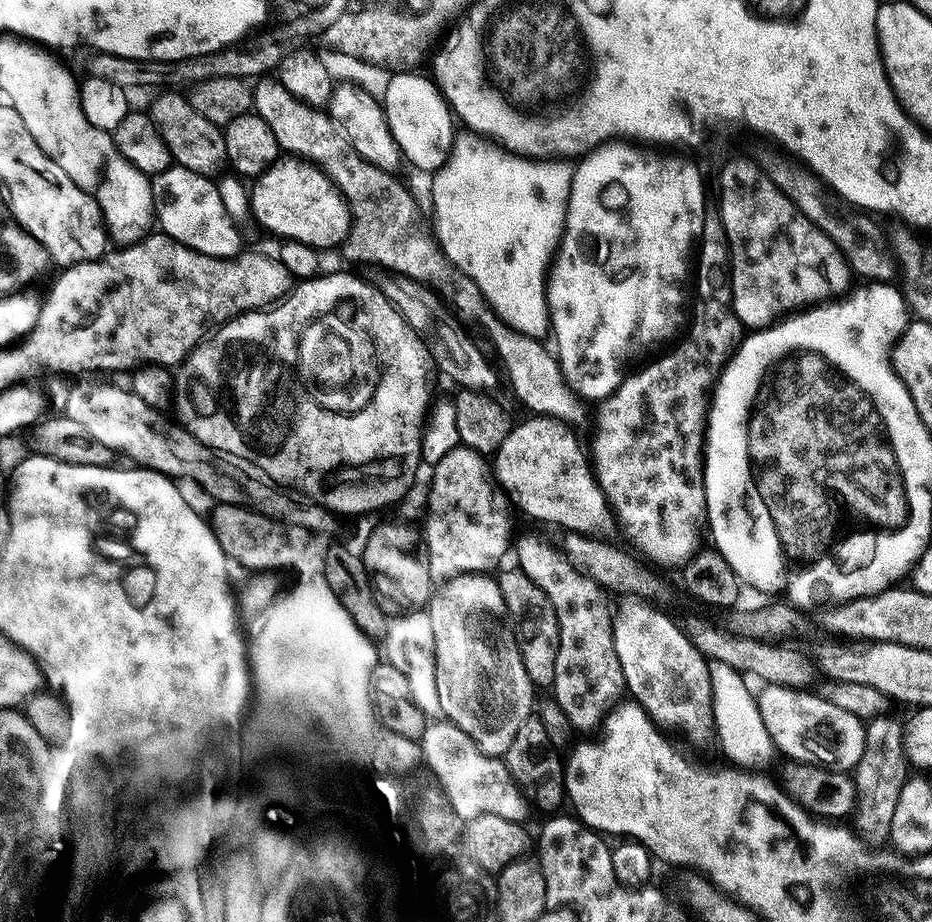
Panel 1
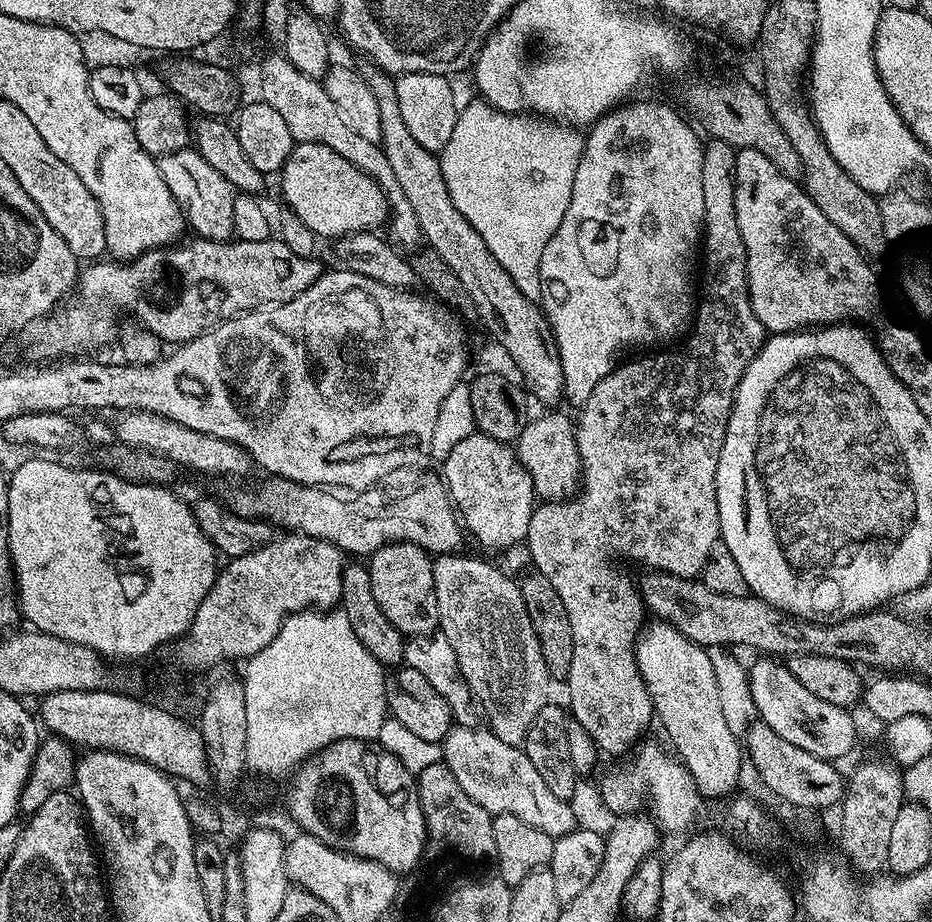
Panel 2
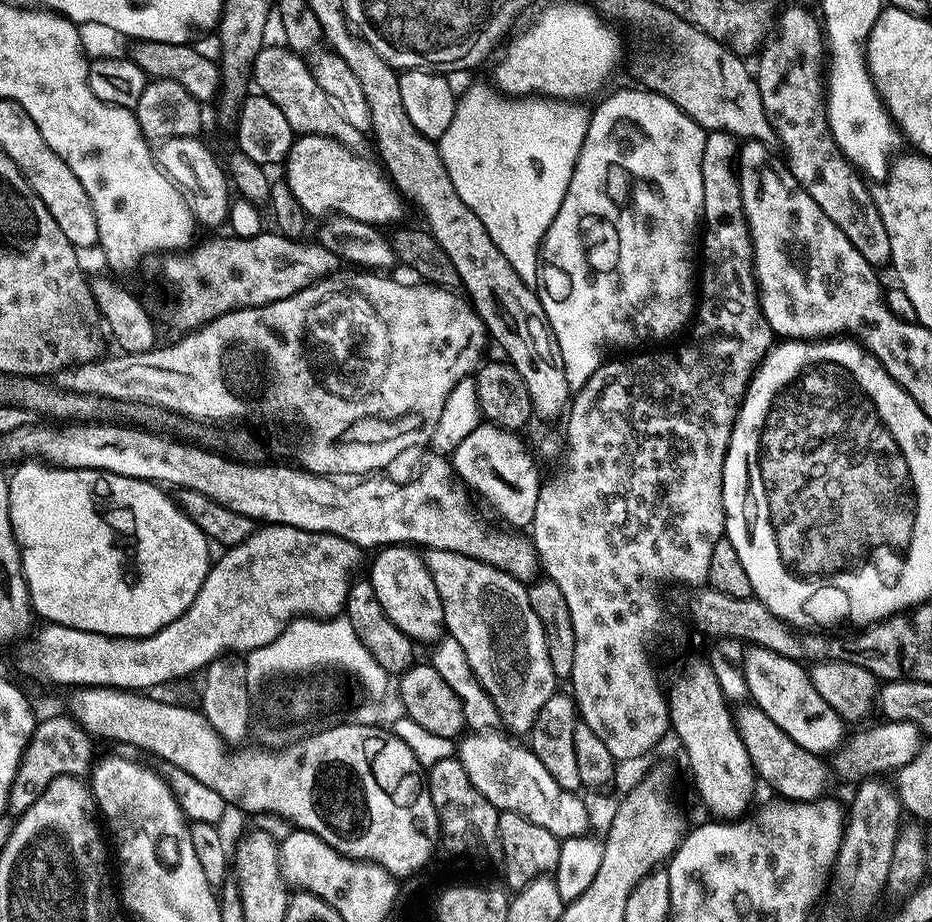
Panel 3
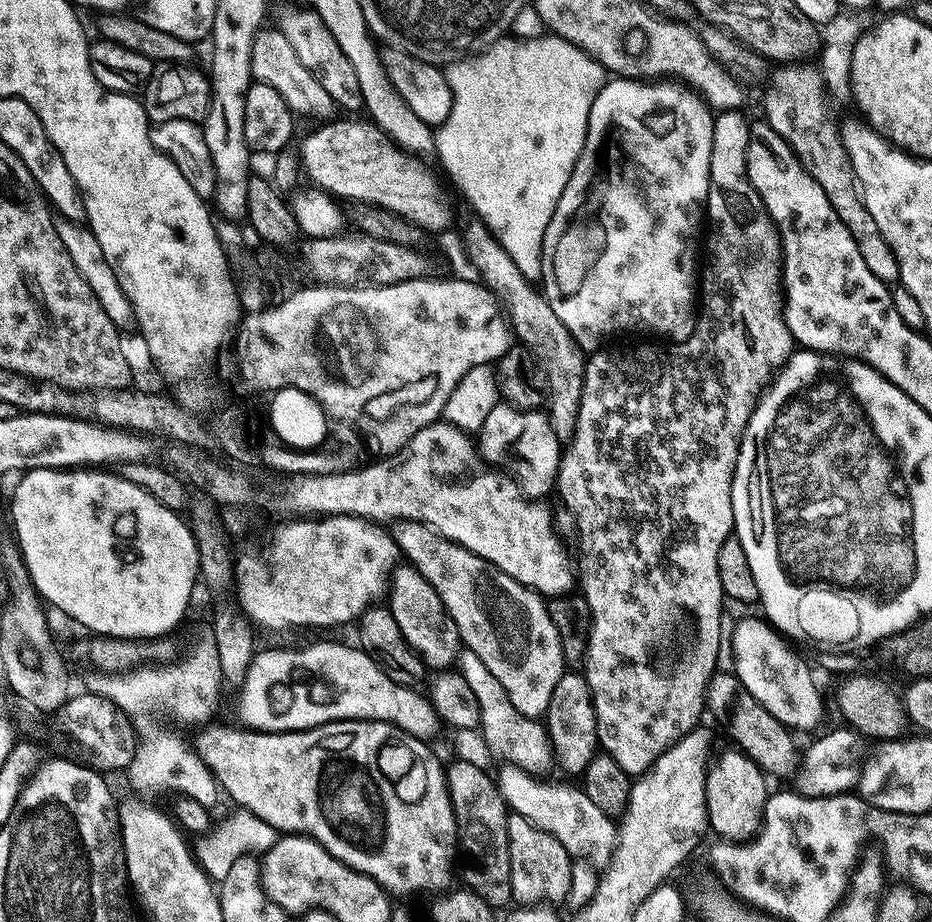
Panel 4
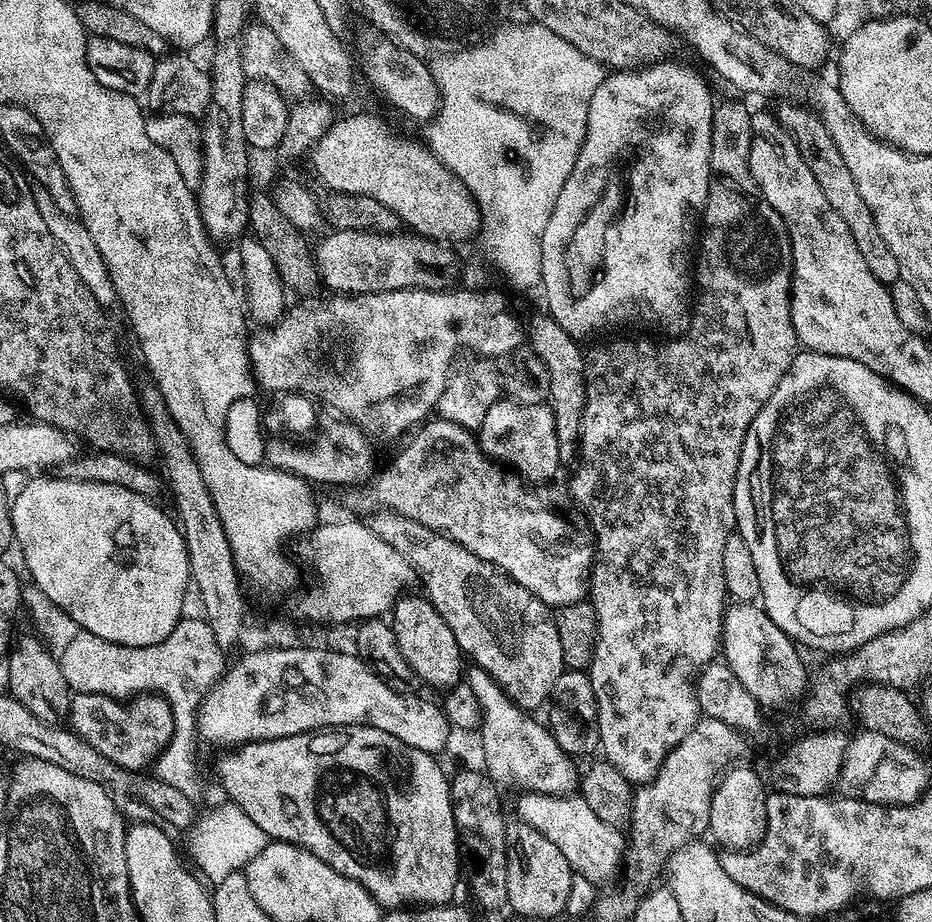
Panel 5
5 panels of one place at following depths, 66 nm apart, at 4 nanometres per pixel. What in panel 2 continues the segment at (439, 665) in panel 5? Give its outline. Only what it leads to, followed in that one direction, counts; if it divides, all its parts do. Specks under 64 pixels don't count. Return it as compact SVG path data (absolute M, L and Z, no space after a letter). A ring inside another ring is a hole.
M389 542L372 553L367 565L372 593L382 606L382 614L405 637L432 636L439 629L438 598L434 590L433 557L416 544Z

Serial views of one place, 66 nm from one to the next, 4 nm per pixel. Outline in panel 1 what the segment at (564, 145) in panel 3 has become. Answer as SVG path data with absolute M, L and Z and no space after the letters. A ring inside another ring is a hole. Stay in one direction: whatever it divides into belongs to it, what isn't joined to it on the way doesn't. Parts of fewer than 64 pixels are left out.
M483 135L473 137L473 140L453 140L448 161L431 177L432 206L436 214L434 234L439 243L446 246L447 255L479 286L501 320L522 335L547 337L550 313L546 277L550 271L549 261L555 257L564 234L572 189L569 161L564 158L529 159Z

